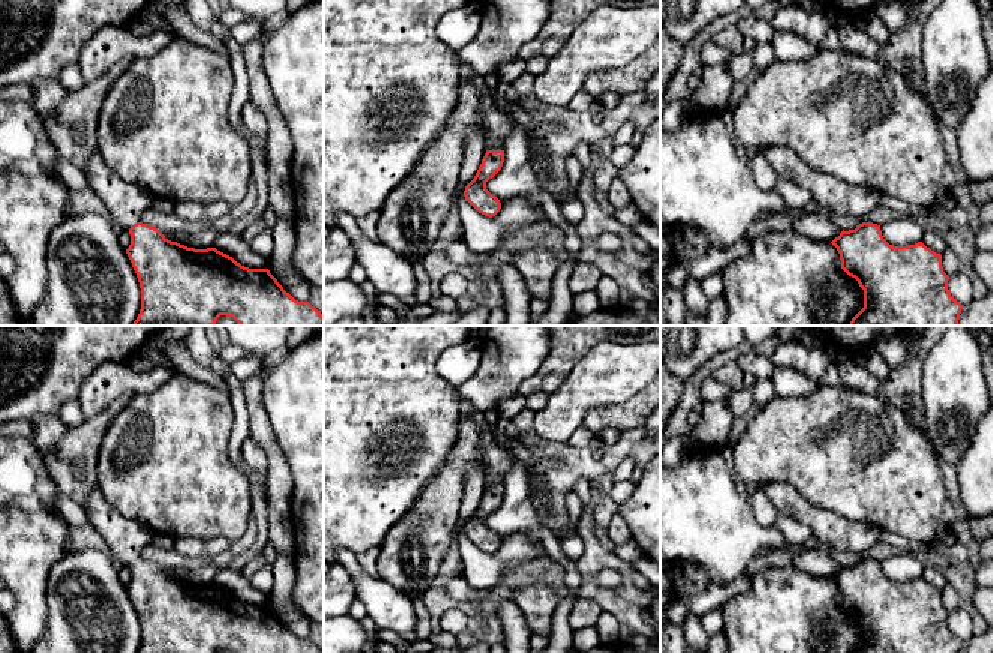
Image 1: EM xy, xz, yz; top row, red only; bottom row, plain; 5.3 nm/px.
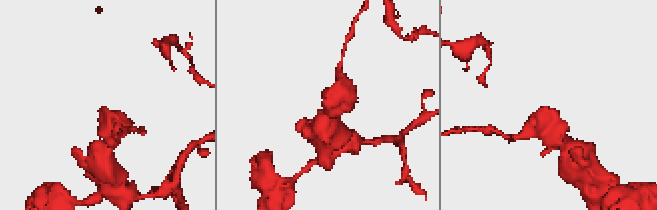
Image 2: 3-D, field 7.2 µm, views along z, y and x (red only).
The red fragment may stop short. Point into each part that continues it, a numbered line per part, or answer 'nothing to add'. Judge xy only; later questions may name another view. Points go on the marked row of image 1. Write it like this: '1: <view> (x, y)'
1: xy (126, 201)

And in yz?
1: yz (840, 198)

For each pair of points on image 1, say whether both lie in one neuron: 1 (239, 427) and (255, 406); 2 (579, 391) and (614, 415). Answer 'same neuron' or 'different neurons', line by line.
1: different neurons
2: different neurons

